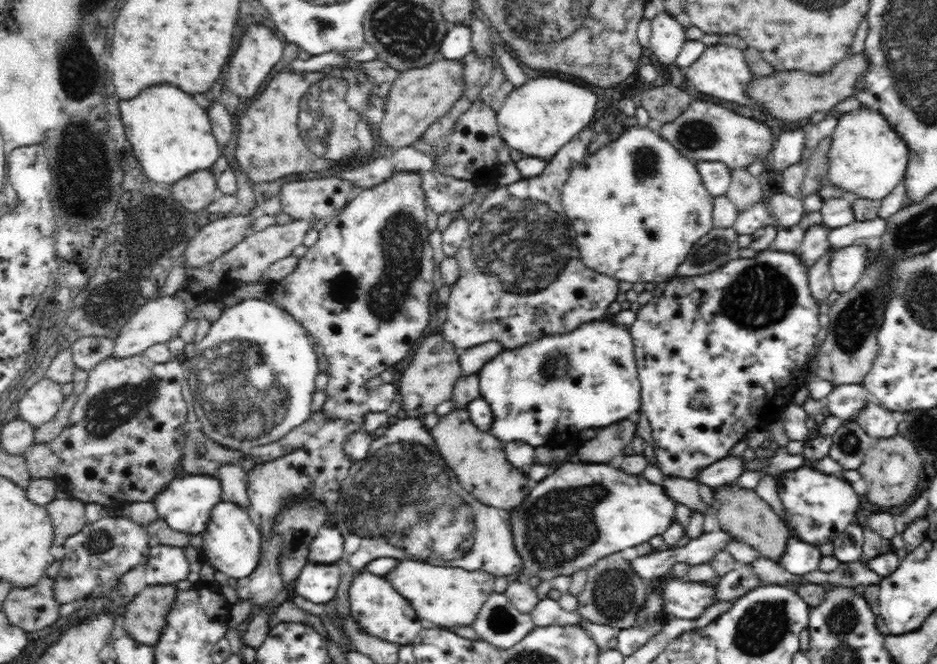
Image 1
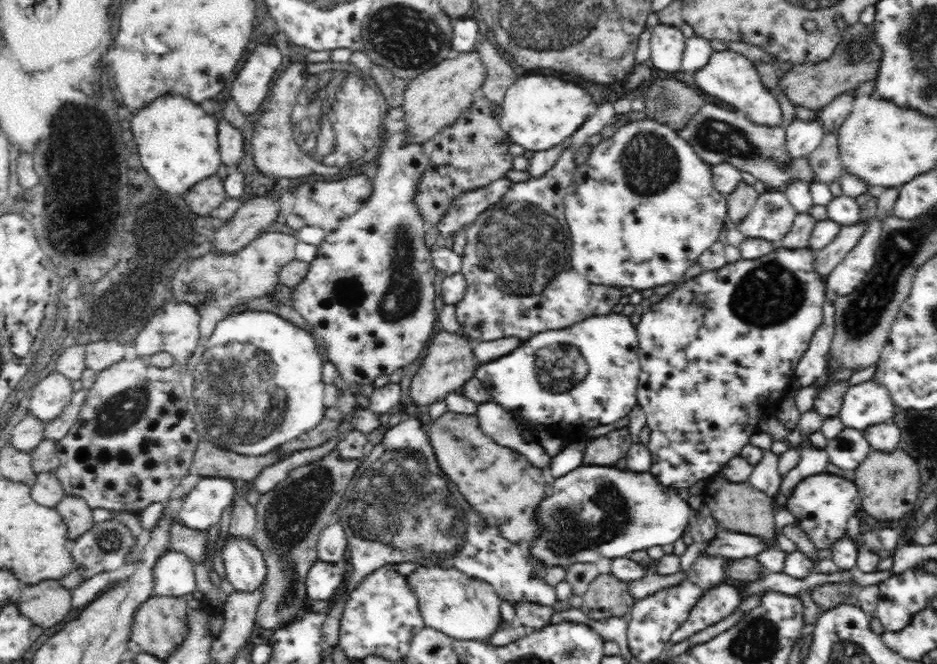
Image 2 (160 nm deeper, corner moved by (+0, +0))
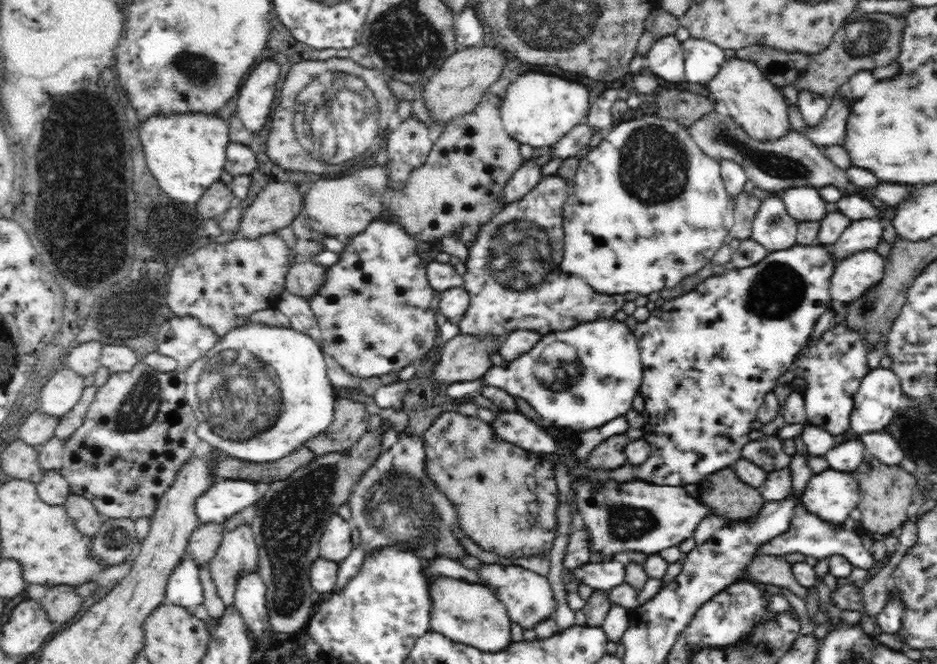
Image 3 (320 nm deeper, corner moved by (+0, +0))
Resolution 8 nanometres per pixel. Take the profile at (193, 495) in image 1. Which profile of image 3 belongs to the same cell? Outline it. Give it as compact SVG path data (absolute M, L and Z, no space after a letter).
M221 478L197 497L194 510L202 524L223 524L244 508L257 506L261 497L254 481Z

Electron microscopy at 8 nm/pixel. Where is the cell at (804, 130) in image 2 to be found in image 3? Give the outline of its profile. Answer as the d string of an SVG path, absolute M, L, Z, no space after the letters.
M837 93L828 102L829 108L824 118L815 127L807 126L805 128L806 138L818 146L838 145L844 147L849 114L852 112L852 105L856 101L842 98Z

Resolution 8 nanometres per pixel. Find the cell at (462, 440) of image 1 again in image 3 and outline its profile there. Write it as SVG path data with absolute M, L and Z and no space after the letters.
M452 409L437 416L434 424L423 432L422 438L427 475L454 504L455 511L459 513L462 534L478 546L478 551L506 559L549 558L558 528L556 509L560 493L556 486L556 463L502 440L491 425L478 416L462 415Z

